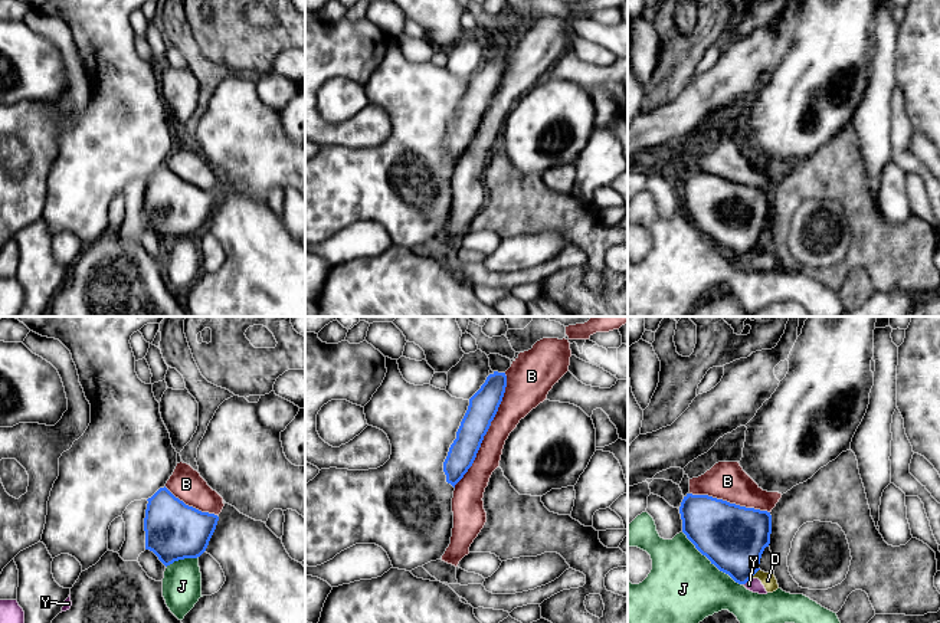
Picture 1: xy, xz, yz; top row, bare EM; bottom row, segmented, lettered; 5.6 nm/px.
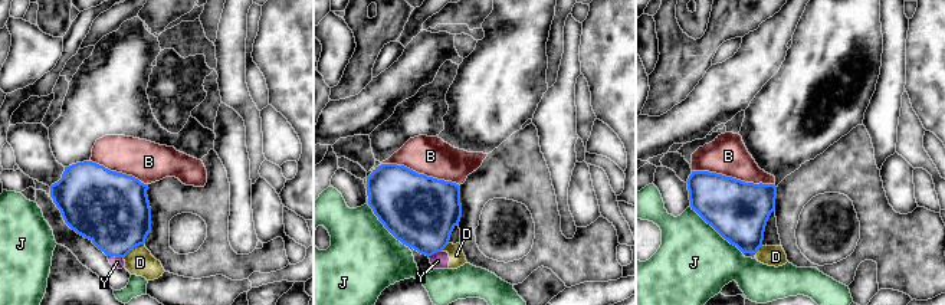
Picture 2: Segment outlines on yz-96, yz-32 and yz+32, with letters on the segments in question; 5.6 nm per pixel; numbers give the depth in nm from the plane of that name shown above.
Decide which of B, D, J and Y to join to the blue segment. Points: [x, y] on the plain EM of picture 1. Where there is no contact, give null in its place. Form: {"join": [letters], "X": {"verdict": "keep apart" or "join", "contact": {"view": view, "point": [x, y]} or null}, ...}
{"join": ["B"], "B": {"verdict": "join", "contact": {"view": "xz", "point": [487, 108]}}, "D": {"verdict": "keep apart", "contact": {"view": "yz", "point": [756, 249]}}, "J": {"verdict": "keep apart", "contact": {"view": "yz", "point": [710, 238]}}, "Y": {"verdict": "keep apart", "contact": {"view": "yz", "point": [747, 258]}}}

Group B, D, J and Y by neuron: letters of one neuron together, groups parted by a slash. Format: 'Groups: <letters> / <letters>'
Groups: B / D Y / J

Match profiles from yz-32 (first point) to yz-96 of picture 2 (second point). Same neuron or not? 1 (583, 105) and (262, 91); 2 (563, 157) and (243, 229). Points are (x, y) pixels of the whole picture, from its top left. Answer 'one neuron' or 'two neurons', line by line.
1: one neuron
2: one neuron

